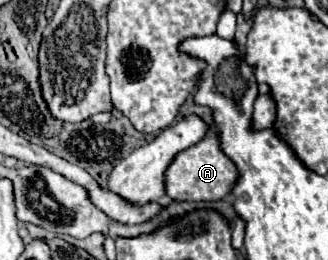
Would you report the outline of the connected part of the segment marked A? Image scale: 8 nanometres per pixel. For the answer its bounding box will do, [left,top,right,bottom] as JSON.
[165,132,239,200]

